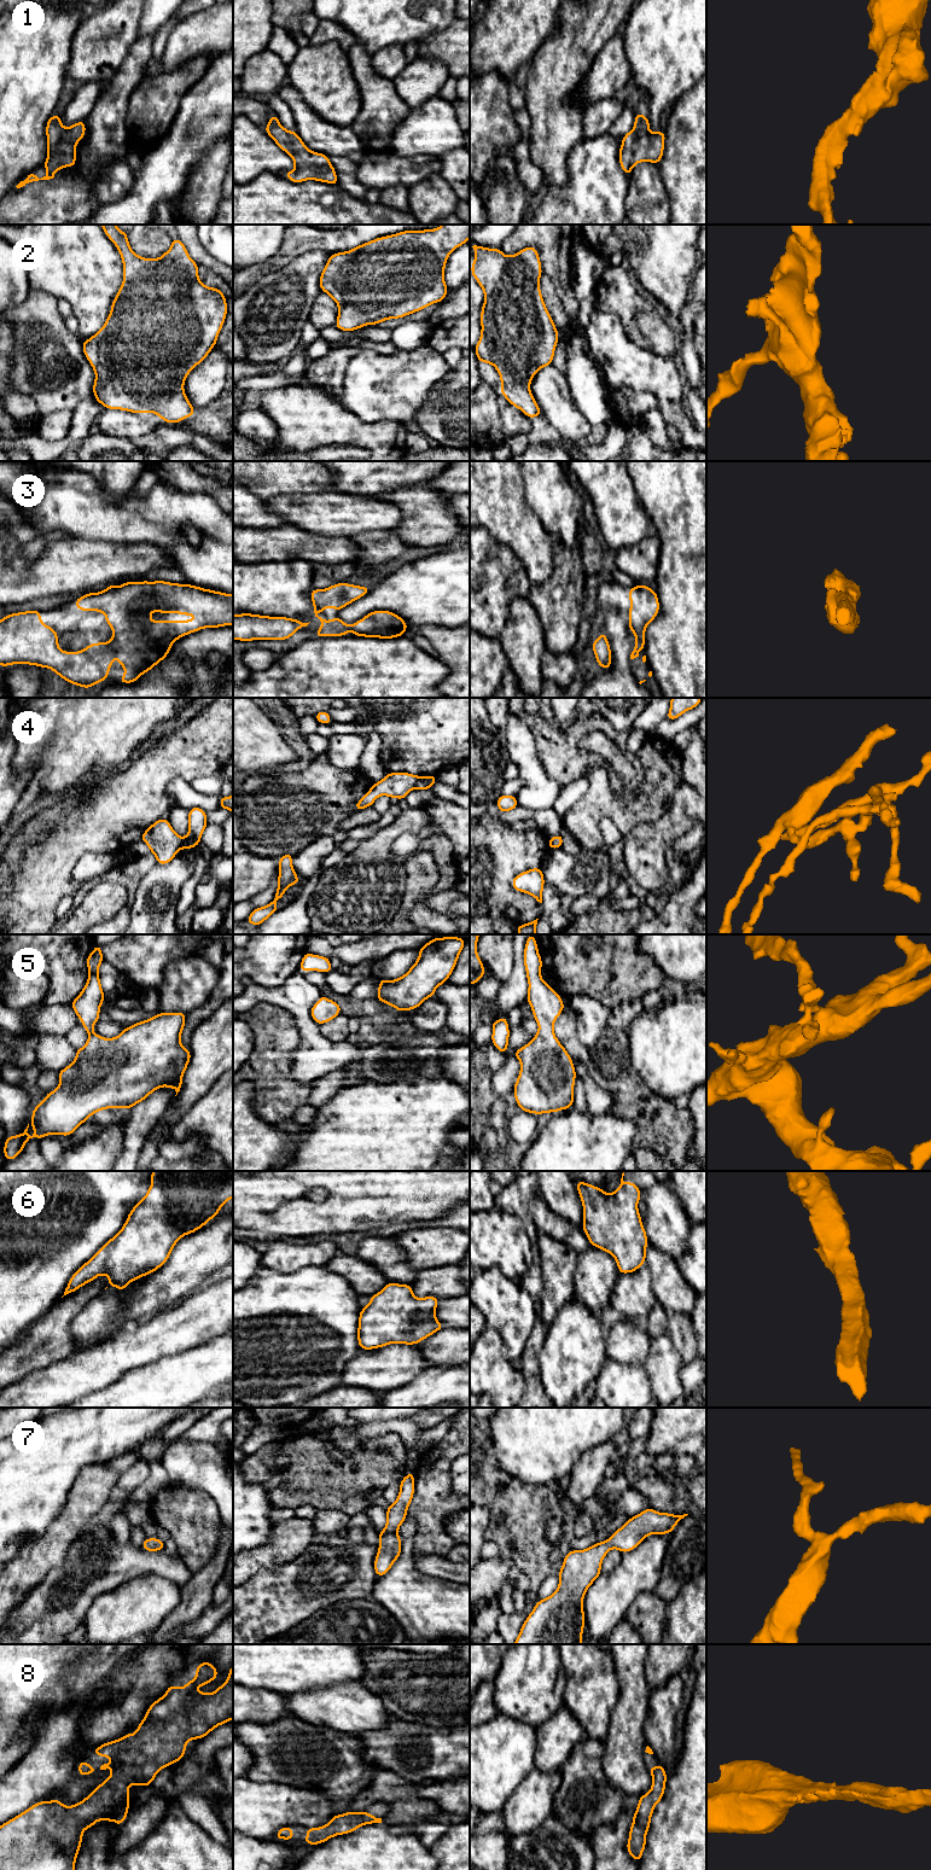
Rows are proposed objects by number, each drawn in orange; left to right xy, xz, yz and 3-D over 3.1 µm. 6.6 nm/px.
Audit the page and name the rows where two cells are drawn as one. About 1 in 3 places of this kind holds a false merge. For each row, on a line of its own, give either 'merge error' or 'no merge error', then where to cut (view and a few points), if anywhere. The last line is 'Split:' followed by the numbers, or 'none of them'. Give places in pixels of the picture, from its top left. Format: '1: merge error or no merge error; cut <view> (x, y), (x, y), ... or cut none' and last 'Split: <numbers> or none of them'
1: no merge error; cut none
2: no merge error; cut none
3: no merge error; cut none
4: merge error; cut xz (420, 776), (414, 787)
5: merge error; cut xz (314, 1006), (321, 1006), (327, 1002), (332, 1011), (332, 1018)
6: no merge error; cut none
7: no merge error; cut none
8: no merge error; cut none
Split: 4, 5

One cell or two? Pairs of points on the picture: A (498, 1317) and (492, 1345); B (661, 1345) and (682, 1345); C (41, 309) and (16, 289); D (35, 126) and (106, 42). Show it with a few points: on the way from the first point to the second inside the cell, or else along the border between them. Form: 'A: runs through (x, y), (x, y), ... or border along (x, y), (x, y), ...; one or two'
A: border along (487, 1326), (490, 1326), (500, 1337), (505, 1357); two
B: border along (667, 1333), (684, 1363); two
C: border along (30, 289), (27, 297), (19, 304), (12, 307); two
D: border along (71, 50), (65, 77); two

